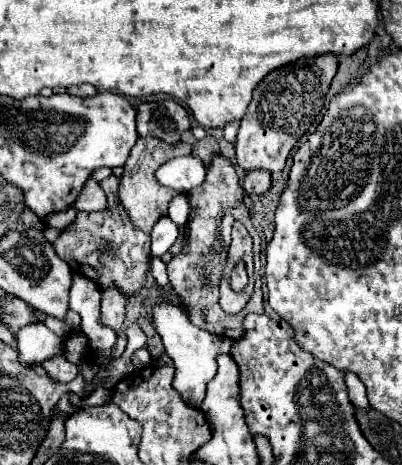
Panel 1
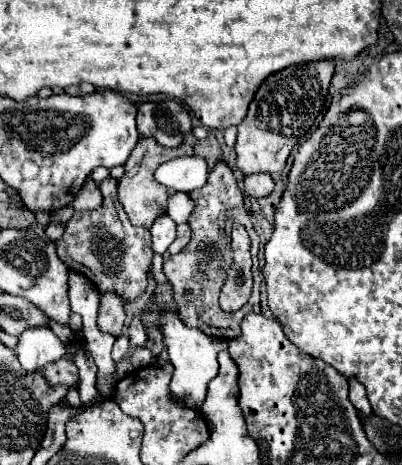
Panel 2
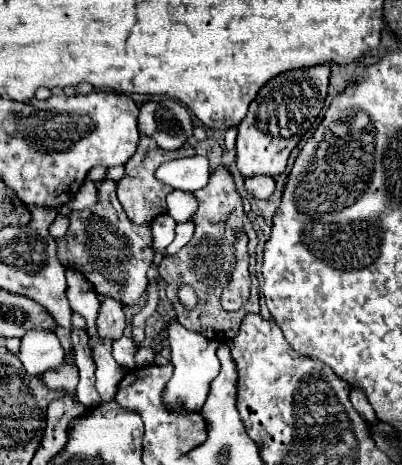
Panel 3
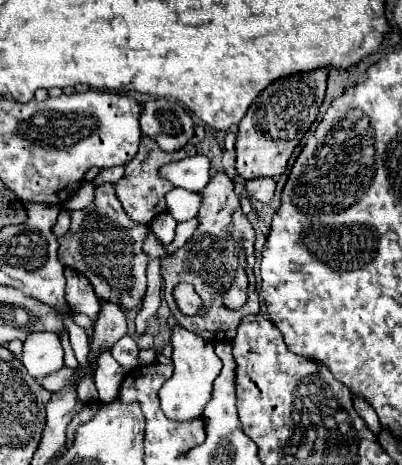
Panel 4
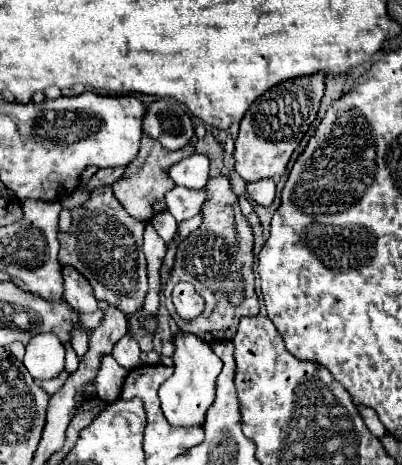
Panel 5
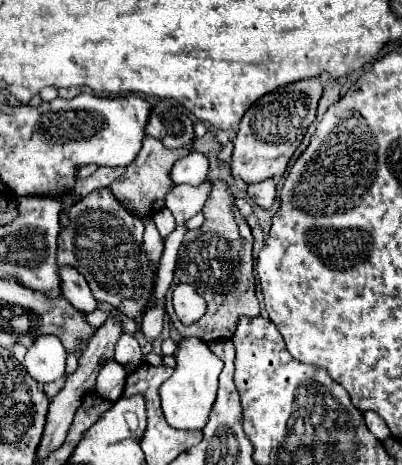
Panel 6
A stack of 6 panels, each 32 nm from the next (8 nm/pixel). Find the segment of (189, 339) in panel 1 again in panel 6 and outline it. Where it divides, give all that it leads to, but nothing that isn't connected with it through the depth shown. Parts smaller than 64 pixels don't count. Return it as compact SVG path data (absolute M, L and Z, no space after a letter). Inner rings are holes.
M184 338L176 352L176 370L160 386L162 410L172 428L178 430L202 430L208 422L212 404L218 390L218 374L222 372L222 360L216 358L206 344L196 338Z

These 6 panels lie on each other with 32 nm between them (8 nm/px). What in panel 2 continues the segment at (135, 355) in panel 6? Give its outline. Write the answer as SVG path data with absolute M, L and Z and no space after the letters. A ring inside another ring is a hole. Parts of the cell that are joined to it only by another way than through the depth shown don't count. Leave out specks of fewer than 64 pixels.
M120 336L116 339L112 348L112 358L115 362L122 362L124 358L128 358L130 352L130 340L128 336Z

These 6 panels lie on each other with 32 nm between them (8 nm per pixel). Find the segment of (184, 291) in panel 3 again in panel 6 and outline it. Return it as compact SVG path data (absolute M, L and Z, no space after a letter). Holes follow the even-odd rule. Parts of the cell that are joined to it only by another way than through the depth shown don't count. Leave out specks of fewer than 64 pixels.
M178 284L172 292L172 302L182 324L194 324L206 312L206 300L190 284Z

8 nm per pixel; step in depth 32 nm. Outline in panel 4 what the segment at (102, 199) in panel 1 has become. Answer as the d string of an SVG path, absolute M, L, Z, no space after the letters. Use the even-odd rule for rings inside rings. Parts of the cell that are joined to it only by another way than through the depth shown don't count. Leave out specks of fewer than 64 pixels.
M84 182L84 184L80 186L80 190L78 190L72 198L66 200L64 208L66 208L66 210L78 210L78 208L84 208L90 200L94 200L94 186L92 186L90 182Z

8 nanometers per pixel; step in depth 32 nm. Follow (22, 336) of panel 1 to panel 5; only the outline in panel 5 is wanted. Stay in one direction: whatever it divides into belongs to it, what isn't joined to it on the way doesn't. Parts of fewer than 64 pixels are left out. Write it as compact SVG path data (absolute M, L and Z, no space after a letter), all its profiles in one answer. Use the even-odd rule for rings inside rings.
M36 334L26 346L24 366L34 380L50 380L64 372L64 346L54 334Z

